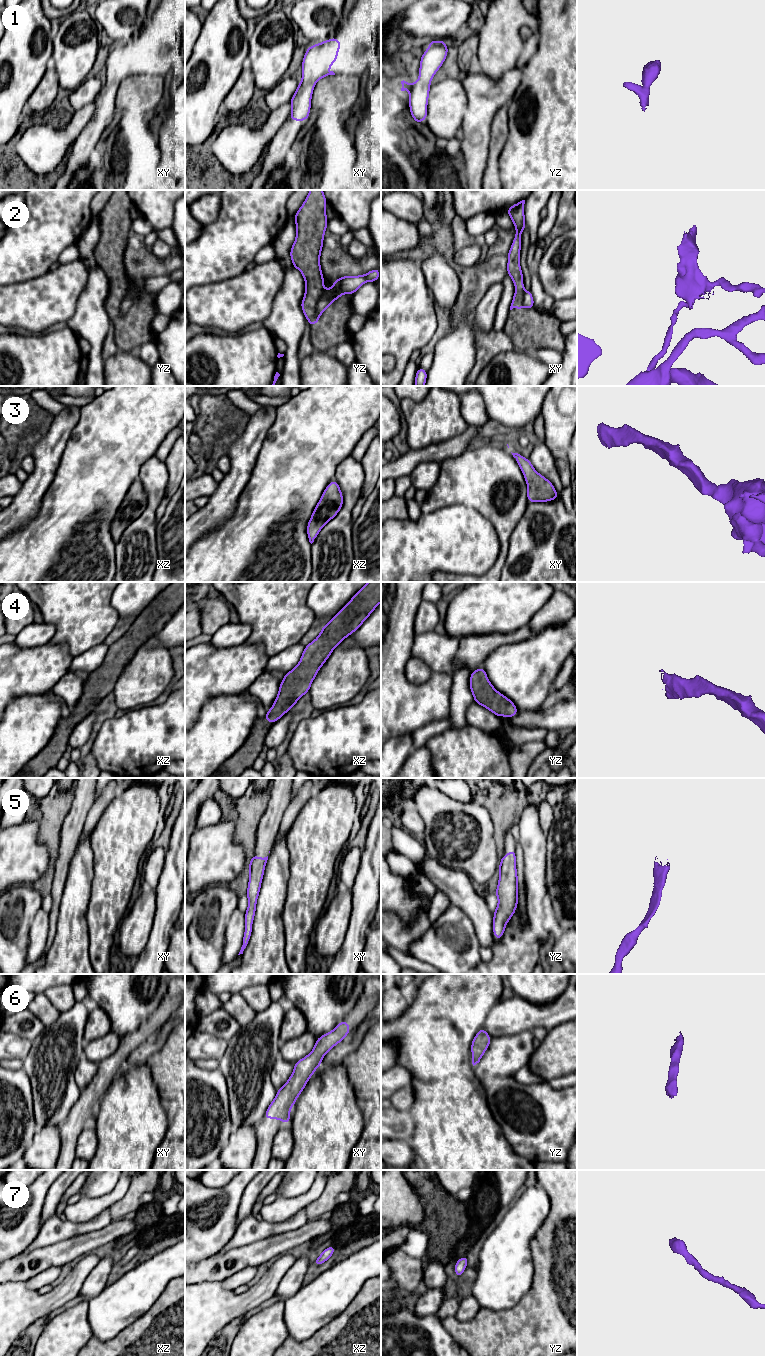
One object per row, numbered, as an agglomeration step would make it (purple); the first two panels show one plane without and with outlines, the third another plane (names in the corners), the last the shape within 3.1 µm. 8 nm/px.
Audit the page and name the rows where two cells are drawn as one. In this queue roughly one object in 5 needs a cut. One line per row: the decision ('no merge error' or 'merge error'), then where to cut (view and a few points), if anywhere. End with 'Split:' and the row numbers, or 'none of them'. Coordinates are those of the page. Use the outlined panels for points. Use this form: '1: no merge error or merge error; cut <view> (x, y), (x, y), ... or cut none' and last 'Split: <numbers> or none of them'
1: no merge error; cut none
2: merge error; cut yz (331, 290), (319, 300), (316, 306), (317, 317)
3: no merge error; cut none
4: no merge error; cut none
5: no merge error; cut none
6: no merge error; cut none
7: no merge error; cut none
Split: 2

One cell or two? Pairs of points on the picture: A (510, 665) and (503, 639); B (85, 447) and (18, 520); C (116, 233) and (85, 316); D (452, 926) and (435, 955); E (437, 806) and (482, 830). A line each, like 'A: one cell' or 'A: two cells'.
A: two cells
B: two cells
C: two cells
D: one cell
E: one cell

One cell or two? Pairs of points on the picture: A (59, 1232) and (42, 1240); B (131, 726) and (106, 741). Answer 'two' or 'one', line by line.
A: one
B: one

